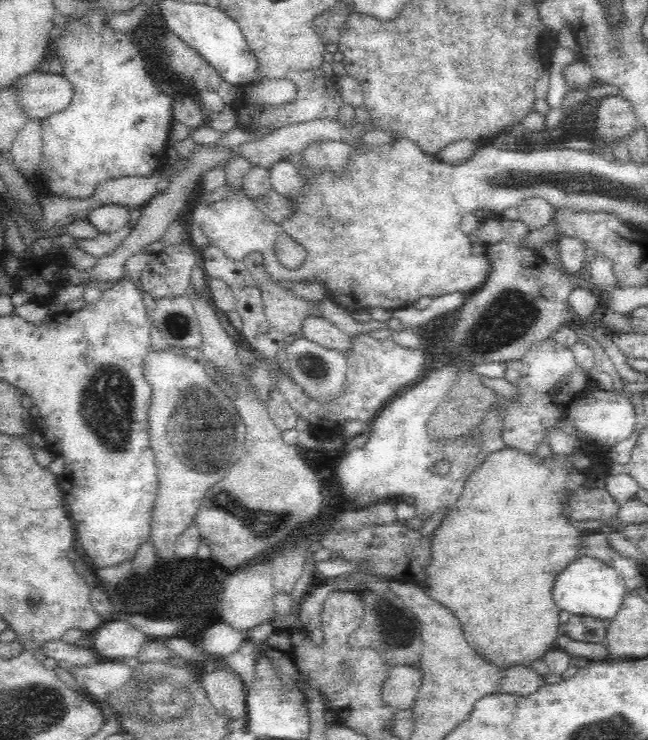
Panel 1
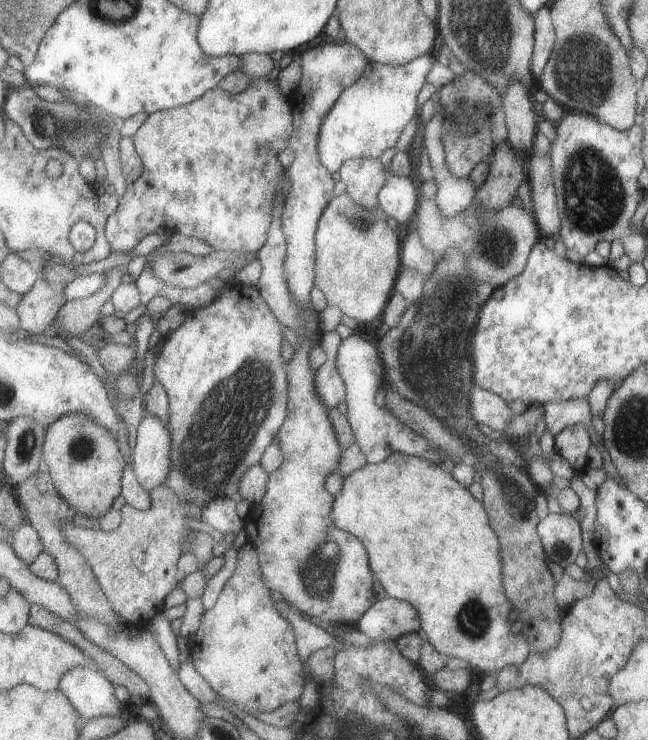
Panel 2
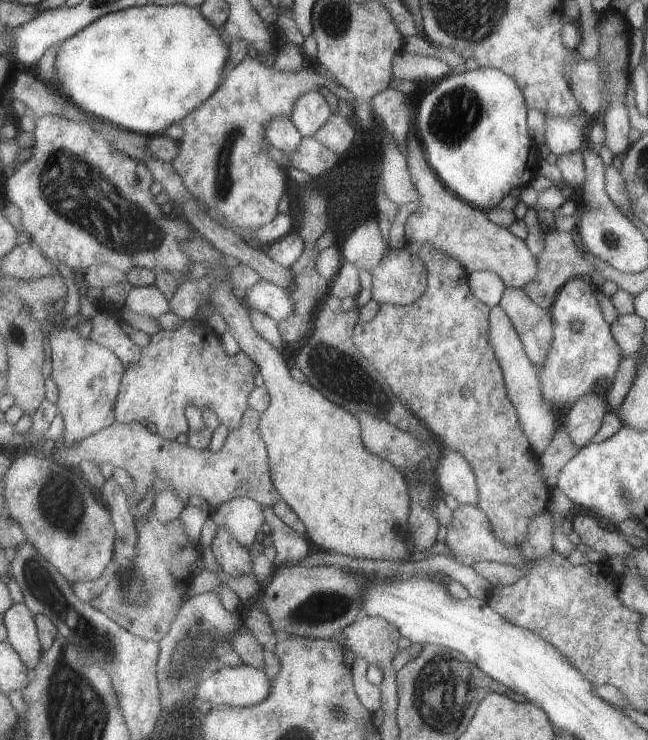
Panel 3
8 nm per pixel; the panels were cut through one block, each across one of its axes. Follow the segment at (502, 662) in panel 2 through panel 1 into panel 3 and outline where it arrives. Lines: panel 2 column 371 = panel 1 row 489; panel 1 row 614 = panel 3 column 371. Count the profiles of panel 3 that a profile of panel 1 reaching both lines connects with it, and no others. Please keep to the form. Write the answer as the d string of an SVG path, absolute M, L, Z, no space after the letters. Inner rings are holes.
M217 284L217 294L211 300L219 304L219 312L223 314L241 350L247 352L259 364L263 386L269 390L273 398L269 410L263 414L263 420L261 420L261 436L263 440L267 440L267 446L269 446L271 476L275 480L275 488L283 496L283 502L291 506L291 510L305 524L313 544L317 544L321 552L331 550L353 558L405 562L405 558L409 558L415 552L415 544L411 538L411 524L409 524L413 498L411 498L411 486L407 476L393 462L381 460L379 456L367 450L367 444L363 442L363 424L353 412L335 404L311 382L299 382L291 376L281 350L275 348L271 342L267 342L255 330L251 308L237 296L233 296L233 286Z

